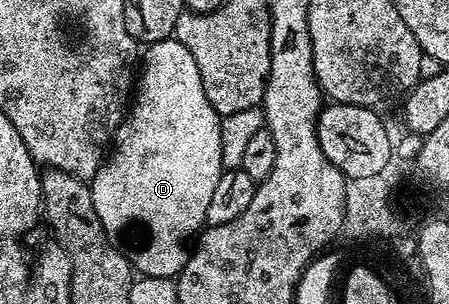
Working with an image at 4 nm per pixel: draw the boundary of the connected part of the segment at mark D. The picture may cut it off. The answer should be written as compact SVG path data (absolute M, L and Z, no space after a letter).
M173 37L153 43L145 51L148 52L142 55L144 72L138 75L130 118L120 124L114 136L114 146L101 163L98 174L91 179L90 186L94 209L102 225L113 236L124 238L123 246L133 268L149 279L172 281L183 271L188 260L188 238L205 226L210 197L218 186L221 171L225 170L220 132L222 117L214 105L210 105L206 89L202 89L198 65L194 65L194 57L190 57L190 49L186 49L186 45Z

